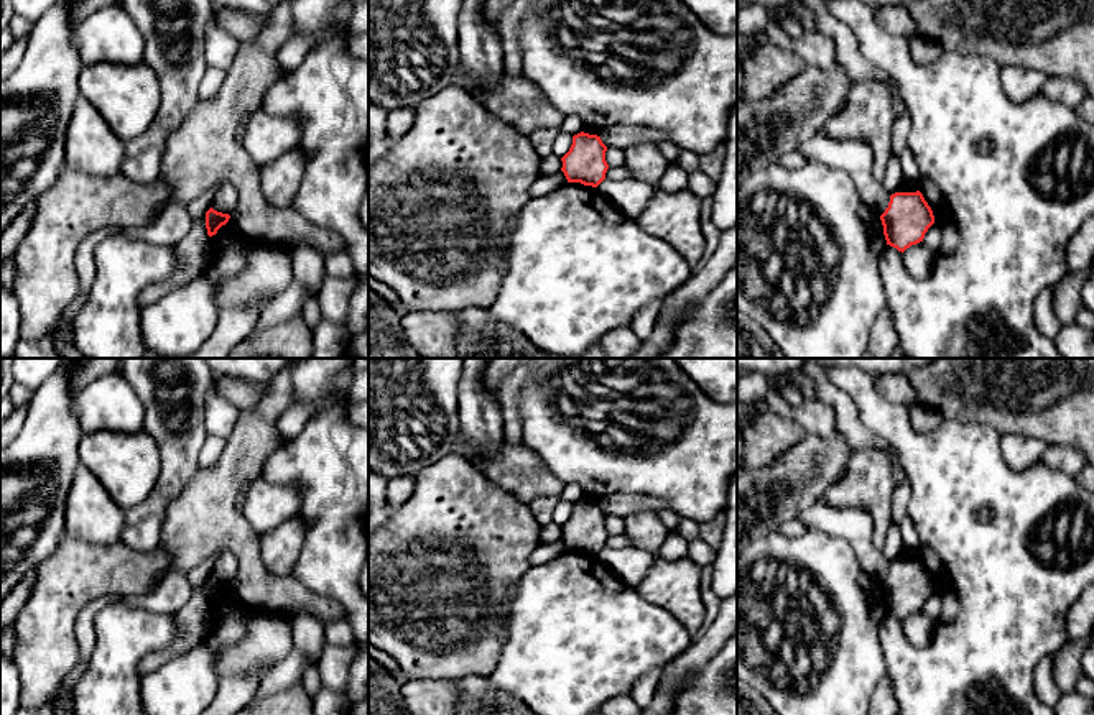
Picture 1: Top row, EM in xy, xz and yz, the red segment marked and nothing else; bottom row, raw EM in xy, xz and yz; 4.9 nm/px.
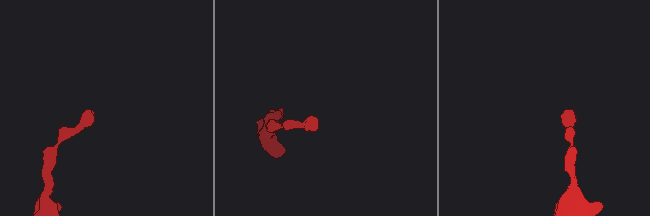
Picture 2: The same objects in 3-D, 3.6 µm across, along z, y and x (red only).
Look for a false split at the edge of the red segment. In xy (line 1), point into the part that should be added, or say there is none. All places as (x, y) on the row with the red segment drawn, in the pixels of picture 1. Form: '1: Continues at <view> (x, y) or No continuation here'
1: No continuation here

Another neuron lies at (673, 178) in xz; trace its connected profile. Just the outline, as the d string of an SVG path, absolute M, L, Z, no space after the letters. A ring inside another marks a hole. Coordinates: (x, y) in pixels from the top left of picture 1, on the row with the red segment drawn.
M670 163L665 173L661 174L656 187L668 192L688 189L688 176L689 174L679 166Z

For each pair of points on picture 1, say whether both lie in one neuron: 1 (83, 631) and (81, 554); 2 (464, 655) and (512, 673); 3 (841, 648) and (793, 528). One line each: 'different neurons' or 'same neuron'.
1: different neurons
2: different neurons
3: different neurons

